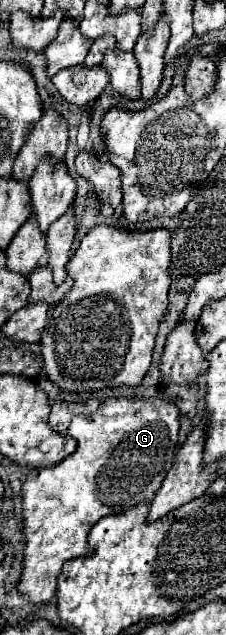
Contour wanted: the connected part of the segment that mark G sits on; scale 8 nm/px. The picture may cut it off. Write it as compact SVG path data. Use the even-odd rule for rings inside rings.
M110 397L92 415L74 417L66 433L78 441L74 455L66 457L58 465L32 469L22 485L22 507L24 507L24 535L28 539L24 547L24 573L18 589L30 601L46 603L56 593L56 581L62 565L68 559L76 559L90 553L88 533L90 527L106 515L122 513L140 501L150 501L160 489L168 469L174 461L178 443L180 411L172 401L162 399L130 399Z

